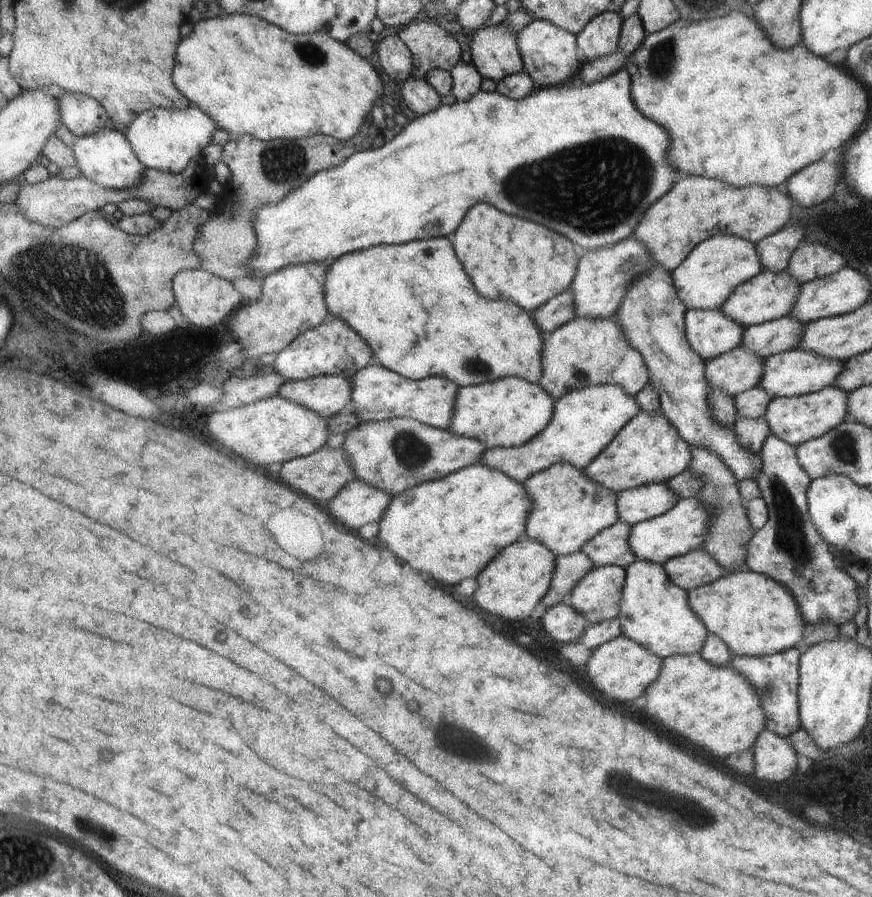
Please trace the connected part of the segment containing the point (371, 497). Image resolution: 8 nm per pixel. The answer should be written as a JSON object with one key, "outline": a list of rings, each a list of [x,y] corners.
{"outline":[[[355,479],[333,500],[327,502],[327,508],[339,522],[353,530],[359,530],[369,522],[379,522],[393,499],[394,496],[387,494],[385,490]]]}

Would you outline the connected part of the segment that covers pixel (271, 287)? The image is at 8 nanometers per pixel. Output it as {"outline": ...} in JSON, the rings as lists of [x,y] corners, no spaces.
{"outline":[[[332,263],[288,266],[264,278],[261,283],[262,299],[239,307],[229,322],[230,334],[242,345],[240,354],[244,358],[278,354],[299,335],[321,326],[331,317],[327,308],[326,280]]]}

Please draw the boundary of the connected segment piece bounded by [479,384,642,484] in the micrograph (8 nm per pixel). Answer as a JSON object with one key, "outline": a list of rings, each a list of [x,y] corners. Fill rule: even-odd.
{"outline":[[[590,384],[587,388],[569,391],[559,398],[559,400],[556,400],[554,415],[551,418],[549,426],[541,434],[535,436],[533,440],[530,440],[523,446],[513,448],[499,447],[486,449],[479,463],[483,464],[483,466],[499,470],[499,472],[505,472],[513,480],[519,481],[519,484],[524,484],[534,474],[547,470],[556,464],[574,464],[577,468],[586,470],[610,446],[613,439],[627,426],[627,423],[637,418],[641,411],[642,408],[639,406],[638,400],[635,400],[635,397],[626,391],[626,388],[621,388],[619,385]]]}

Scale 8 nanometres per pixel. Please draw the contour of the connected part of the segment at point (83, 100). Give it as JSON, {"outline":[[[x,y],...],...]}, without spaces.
{"outline":[[[65,92],[58,99],[63,122],[75,137],[95,136],[106,128],[110,116],[95,98],[79,92]]]}

